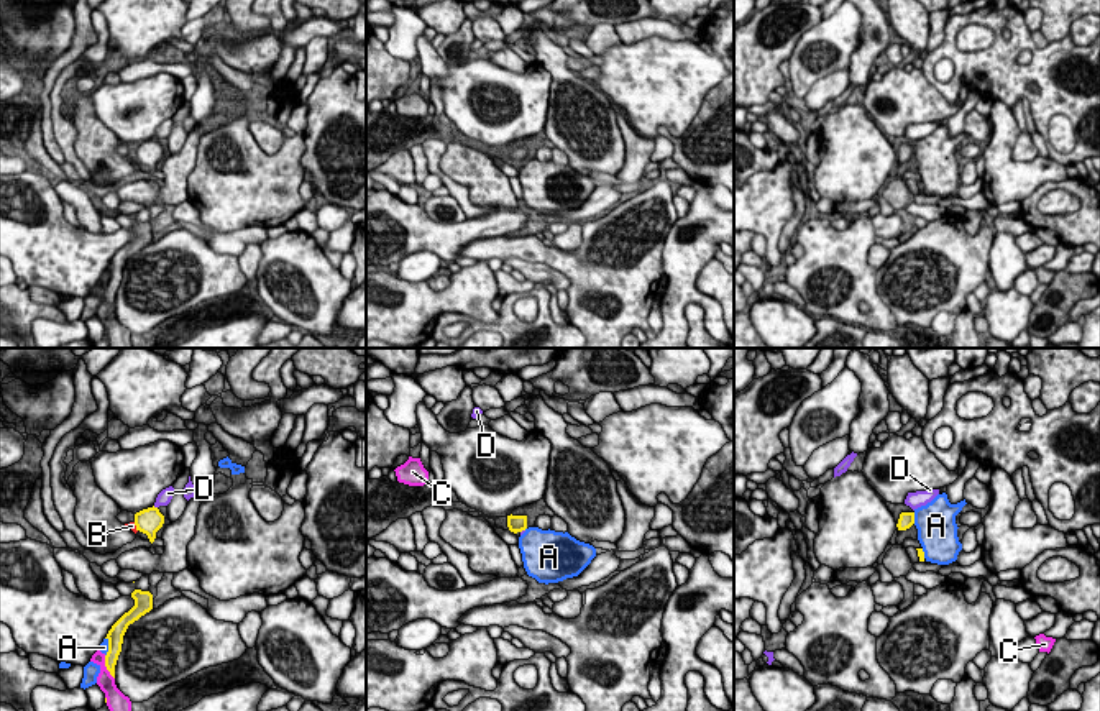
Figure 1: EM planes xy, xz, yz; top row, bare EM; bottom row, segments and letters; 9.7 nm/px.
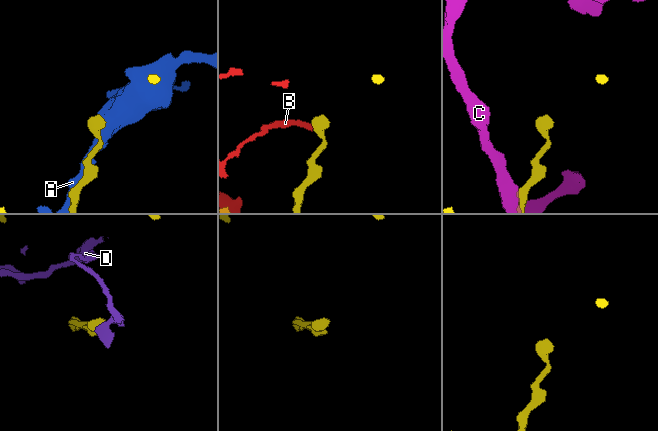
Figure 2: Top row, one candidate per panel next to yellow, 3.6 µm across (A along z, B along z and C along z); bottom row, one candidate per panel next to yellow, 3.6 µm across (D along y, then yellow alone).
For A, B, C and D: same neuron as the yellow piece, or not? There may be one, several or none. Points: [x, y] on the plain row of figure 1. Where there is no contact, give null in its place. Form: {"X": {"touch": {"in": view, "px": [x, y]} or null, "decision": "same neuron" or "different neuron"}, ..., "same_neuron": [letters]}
{"A": {"touch": {"in": "yz", "px": [913, 150]}, "decision": "different neuron"}, "B": {"touch": {"in": "xy", "px": [137, 160]}, "decision": "different neuron"}, "C": {"touch": {"in": "xy", "px": [105, 298]}, "decision": "different neuron"}, "D": {"touch": {"in": "xy", "px": [153, 138]}, "decision": "different neuron"}, "same_neuron": []}

